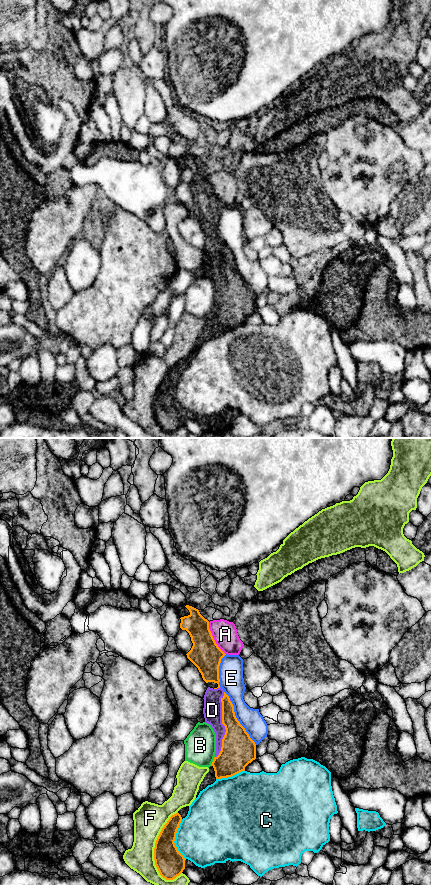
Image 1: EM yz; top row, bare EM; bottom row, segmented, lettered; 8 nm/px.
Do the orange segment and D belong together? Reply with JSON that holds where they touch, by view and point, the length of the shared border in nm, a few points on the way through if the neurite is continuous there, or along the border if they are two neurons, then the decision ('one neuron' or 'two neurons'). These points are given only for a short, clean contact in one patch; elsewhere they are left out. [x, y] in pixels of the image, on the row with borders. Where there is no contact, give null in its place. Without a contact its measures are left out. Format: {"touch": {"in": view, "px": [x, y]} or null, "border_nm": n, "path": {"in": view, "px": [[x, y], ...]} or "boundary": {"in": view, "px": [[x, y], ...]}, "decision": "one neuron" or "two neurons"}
{"touch": {"in": "yz", "px": [223, 724]}, "border_nm": 550, "decision": "one neuron"}

